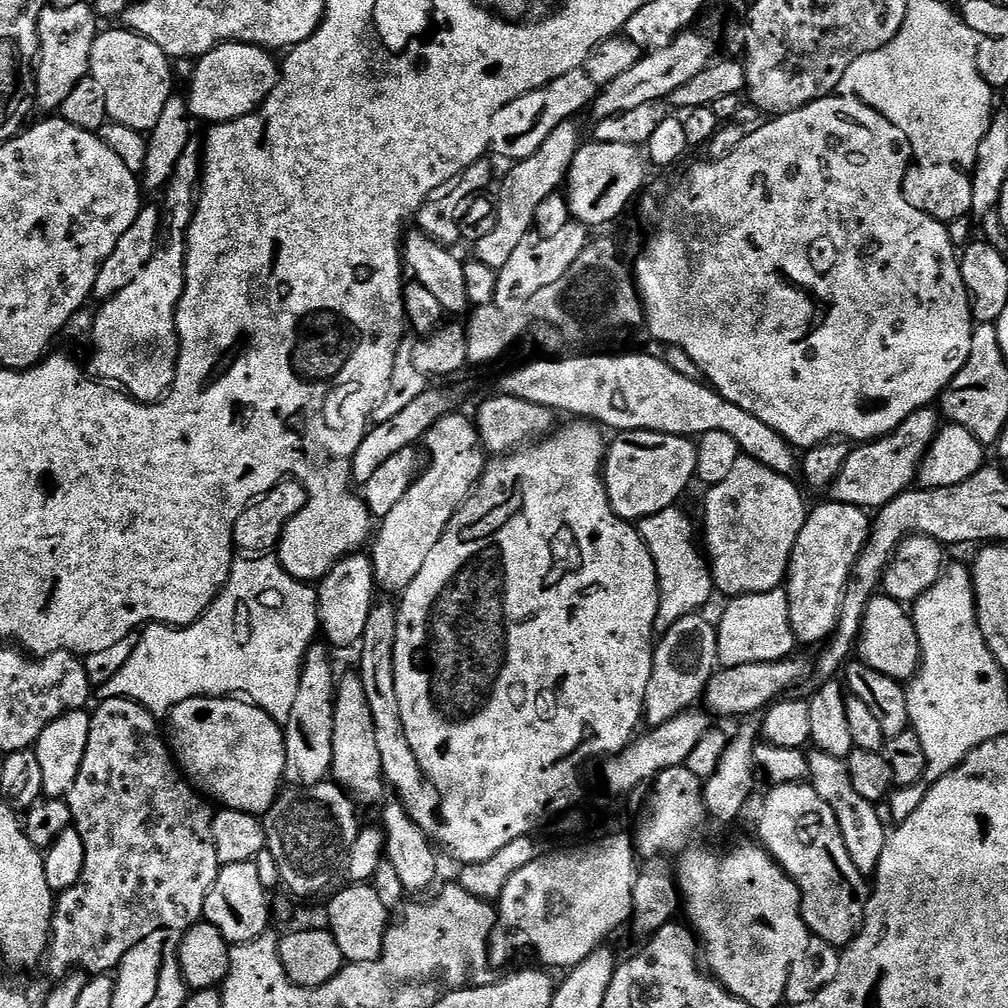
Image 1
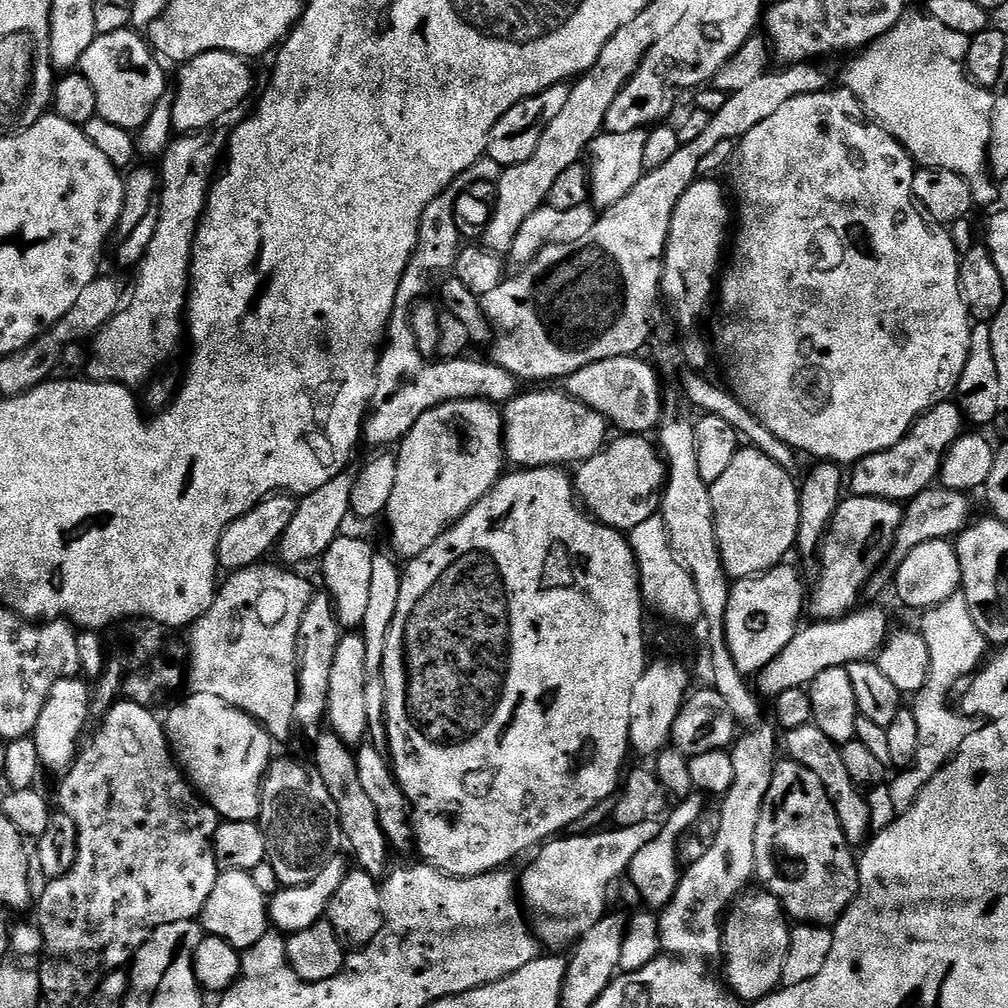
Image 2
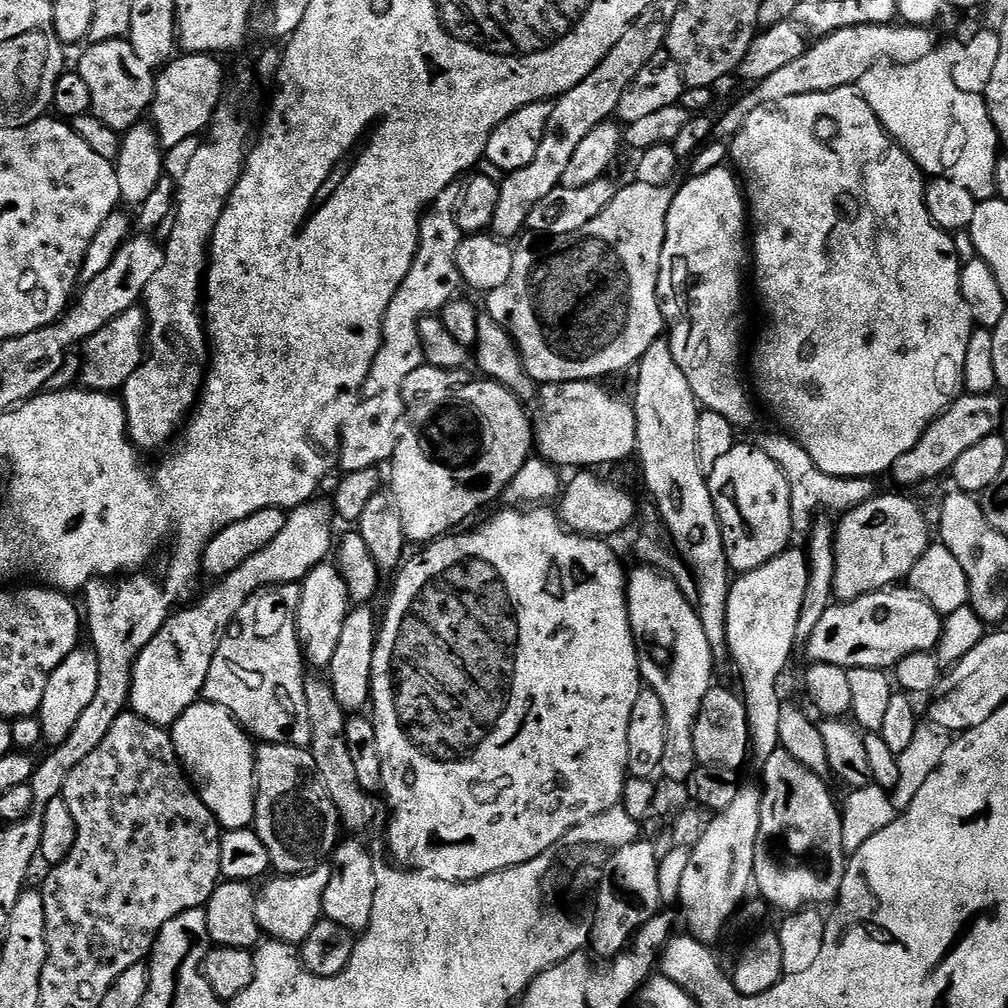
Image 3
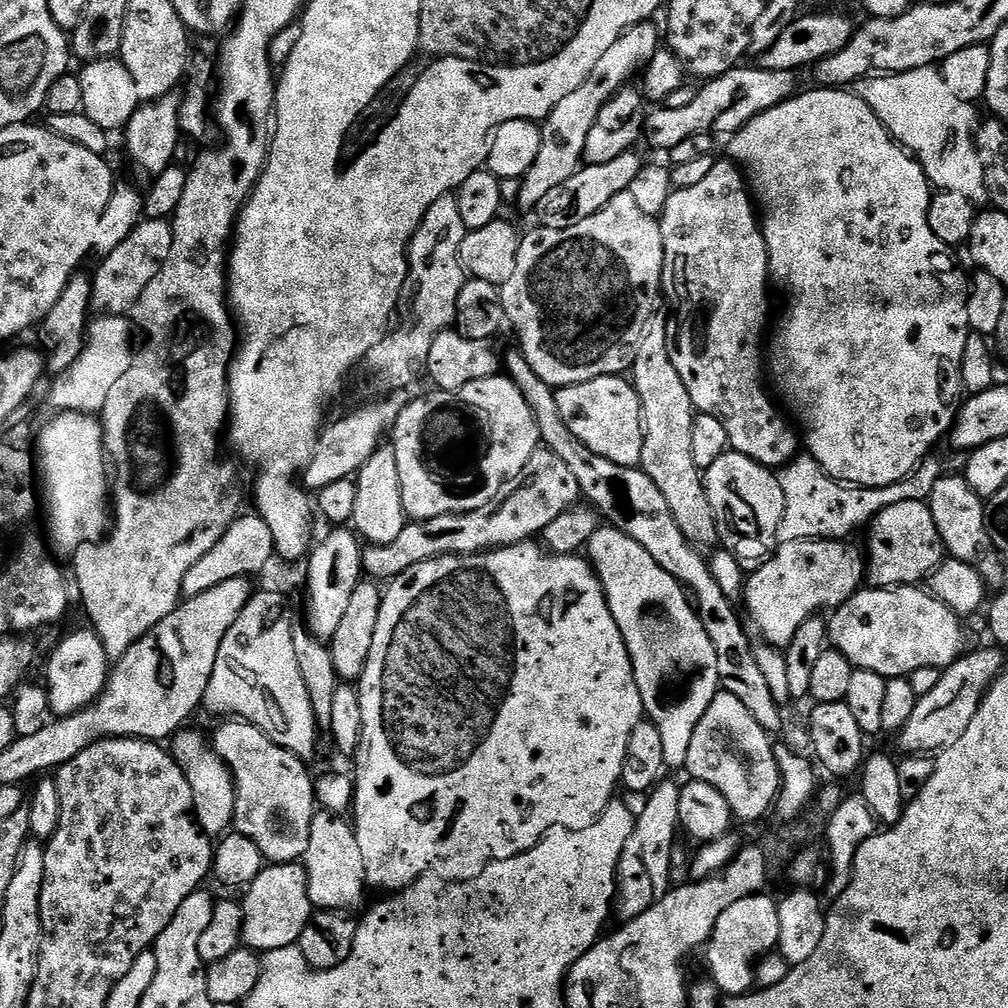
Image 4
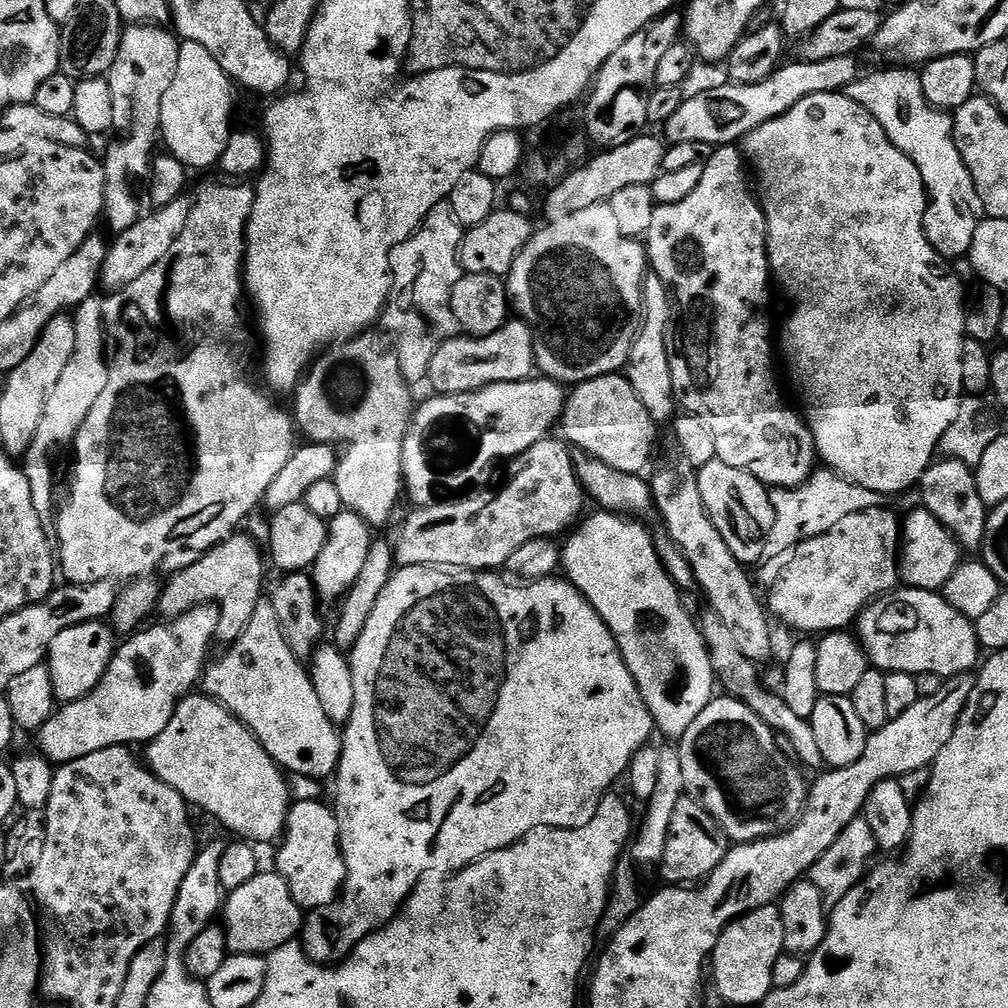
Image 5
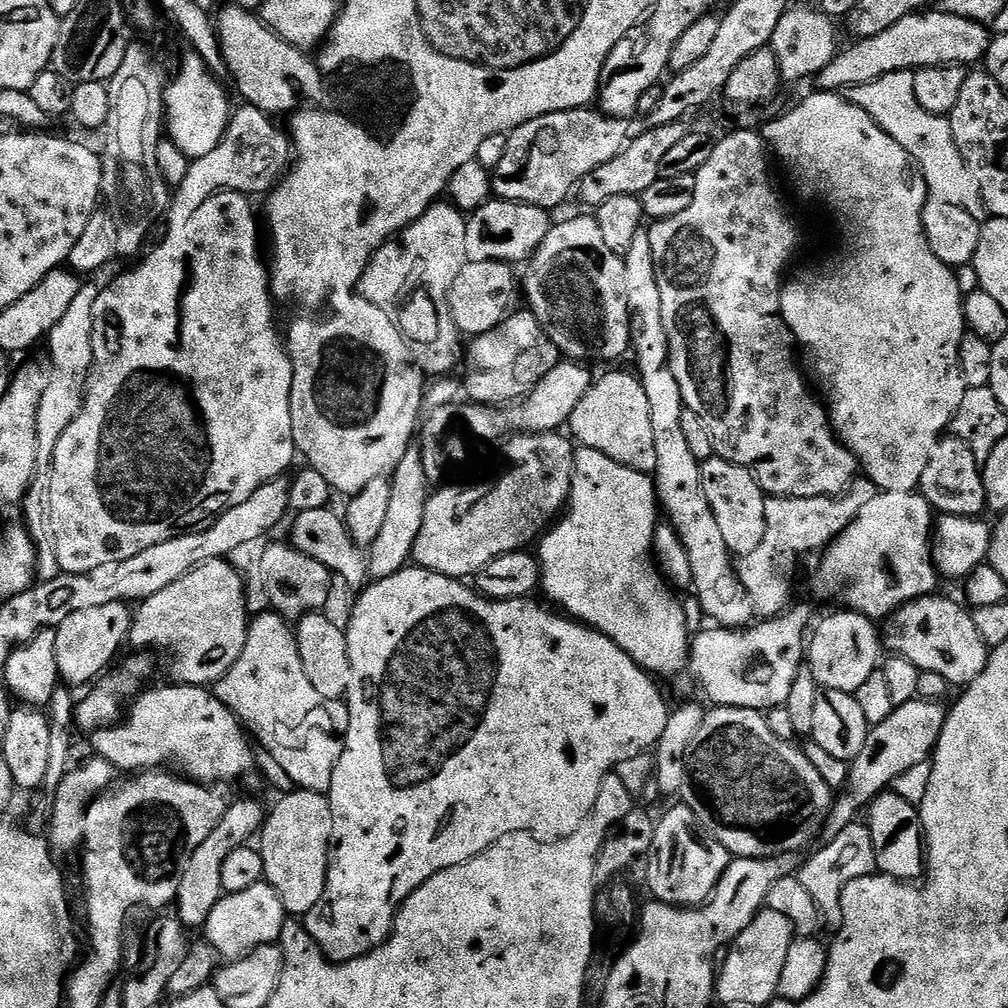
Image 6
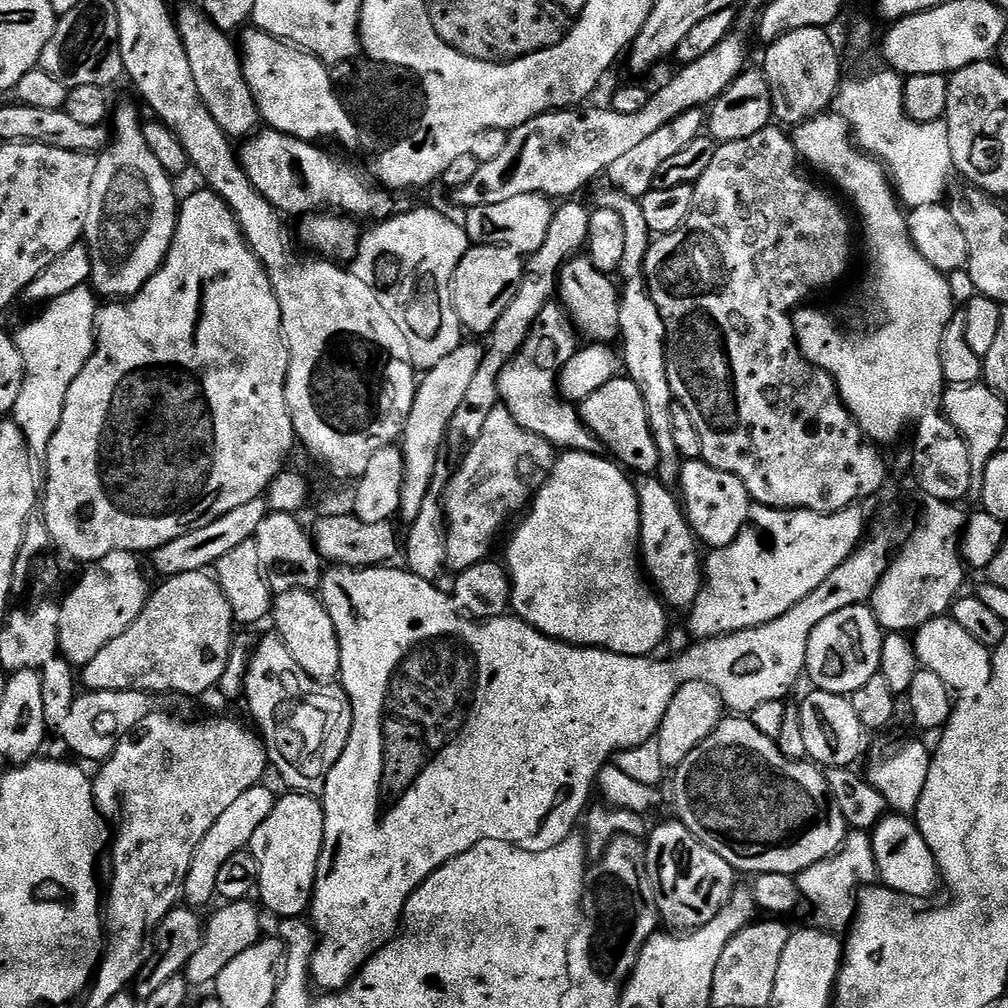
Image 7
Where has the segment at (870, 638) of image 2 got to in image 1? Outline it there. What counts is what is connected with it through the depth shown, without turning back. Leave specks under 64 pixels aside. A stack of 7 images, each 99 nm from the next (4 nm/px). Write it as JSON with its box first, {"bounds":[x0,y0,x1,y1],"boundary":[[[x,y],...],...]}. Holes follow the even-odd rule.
{"bounds":[702,658,804,718],"boundary":[[[789,658],[786,660],[775,660],[774,662],[754,662],[746,666],[730,666],[729,668],[721,667],[715,671],[704,687],[702,695],[703,703],[706,705],[709,713],[715,714],[717,712],[720,716],[744,716],[746,718],[750,712],[759,713],[767,709],[773,702],[781,699],[785,695],[784,692],[791,684],[796,684],[804,676],[804,664],[797,658]]]}

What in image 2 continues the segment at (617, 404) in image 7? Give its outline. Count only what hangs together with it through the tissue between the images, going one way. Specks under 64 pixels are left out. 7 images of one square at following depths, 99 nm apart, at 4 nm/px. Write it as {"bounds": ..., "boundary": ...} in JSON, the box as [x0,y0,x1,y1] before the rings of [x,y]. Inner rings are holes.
{"bounds":[502,390,610,470],"boundary":[[[563,390],[517,394],[503,405],[502,415],[506,460],[520,470],[579,465],[598,454],[609,439],[610,425],[604,416]]]}

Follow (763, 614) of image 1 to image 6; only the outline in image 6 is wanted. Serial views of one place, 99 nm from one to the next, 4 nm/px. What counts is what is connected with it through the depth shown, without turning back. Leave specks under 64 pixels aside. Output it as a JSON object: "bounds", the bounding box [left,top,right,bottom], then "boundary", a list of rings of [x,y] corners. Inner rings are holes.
{"bounds":[813,491,938,622],"boundary":[[[877,491],[858,510],[850,526],[823,549],[813,590],[824,600],[844,592],[848,603],[845,605],[873,622],[883,621],[903,604],[933,595],[938,581],[930,551],[933,523],[934,509],[919,491],[906,494]]]}

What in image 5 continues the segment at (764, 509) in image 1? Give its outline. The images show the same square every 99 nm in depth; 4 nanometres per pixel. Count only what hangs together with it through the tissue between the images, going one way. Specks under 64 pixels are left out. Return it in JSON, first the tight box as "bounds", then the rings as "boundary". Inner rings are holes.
{"bounds":[696,459,777,566],"boundary":[[[717,459],[698,469],[696,481],[704,509],[708,511],[714,526],[718,526],[718,534],[722,534],[726,546],[730,546],[730,554],[734,554],[734,558],[745,566],[758,563],[768,548],[772,528],[777,527],[769,489],[758,478],[754,478],[754,474],[726,466],[726,462]]]}

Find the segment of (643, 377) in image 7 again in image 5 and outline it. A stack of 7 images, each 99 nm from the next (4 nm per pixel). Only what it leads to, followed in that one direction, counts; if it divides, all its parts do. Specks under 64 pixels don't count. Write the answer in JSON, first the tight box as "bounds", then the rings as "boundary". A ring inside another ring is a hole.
{"bounds":[650,466,772,665],"boundary":[[[687,466],[681,468],[660,468],[650,476],[652,502],[655,511],[660,511],[664,519],[663,531],[682,550],[686,562],[690,562],[690,570],[694,570],[694,578],[699,591],[704,591],[708,599],[707,607],[726,622],[726,630],[734,634],[734,642],[738,650],[746,654],[753,664],[763,665],[763,660],[772,656],[772,628],[768,625],[769,613],[762,603],[762,596],[756,593],[752,580],[748,577],[749,569],[730,554],[730,546],[718,534],[718,526],[704,509],[702,494],[698,490],[697,473]]]}

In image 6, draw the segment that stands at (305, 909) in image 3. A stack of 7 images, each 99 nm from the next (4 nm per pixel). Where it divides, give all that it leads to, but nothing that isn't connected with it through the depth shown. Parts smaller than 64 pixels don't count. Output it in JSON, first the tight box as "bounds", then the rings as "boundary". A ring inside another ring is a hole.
{"bounds":[202,882,285,961],"boundary":[[[261,882],[246,890],[238,890],[238,894],[221,895],[214,910],[210,910],[210,918],[206,918],[202,926],[203,939],[219,959],[221,956],[221,961],[241,960],[262,946],[276,944],[282,934],[285,919],[282,900],[267,882]]]}

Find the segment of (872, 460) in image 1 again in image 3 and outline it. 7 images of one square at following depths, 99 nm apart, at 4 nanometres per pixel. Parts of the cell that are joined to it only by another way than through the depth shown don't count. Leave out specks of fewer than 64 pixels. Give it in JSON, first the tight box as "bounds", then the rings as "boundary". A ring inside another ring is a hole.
{"bounds":[890,394,1005,484],"boundary":[[[960,394],[951,406],[926,430],[924,437],[902,458],[894,462],[890,473],[900,484],[920,484],[923,480],[936,480],[940,475],[951,473],[954,462],[970,446],[982,442],[982,438],[997,435],[1001,420],[1005,419],[1004,404],[999,395]]]}

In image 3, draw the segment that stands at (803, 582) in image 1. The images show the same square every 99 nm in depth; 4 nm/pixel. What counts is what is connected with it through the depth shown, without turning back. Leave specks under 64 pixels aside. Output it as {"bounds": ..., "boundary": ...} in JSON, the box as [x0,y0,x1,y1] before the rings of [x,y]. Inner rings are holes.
{"bounds":[832,494,928,601],"boundary":[[[877,494],[843,513],[836,525],[836,565],[832,595],[837,601],[857,600],[871,592],[907,581],[914,562],[928,548],[928,520],[912,500]]]}

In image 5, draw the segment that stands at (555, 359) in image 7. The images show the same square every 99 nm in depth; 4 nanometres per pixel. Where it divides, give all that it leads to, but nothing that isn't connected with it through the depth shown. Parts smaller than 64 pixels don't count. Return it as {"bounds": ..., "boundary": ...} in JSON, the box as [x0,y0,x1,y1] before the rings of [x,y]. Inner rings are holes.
{"bounds":[426,318,536,396],"boundary":[[[519,318],[509,319],[494,334],[469,336],[456,334],[443,340],[430,358],[426,379],[432,383],[433,393],[445,396],[459,392],[473,392],[491,384],[526,380],[536,368],[536,355],[532,345],[532,332]]]}

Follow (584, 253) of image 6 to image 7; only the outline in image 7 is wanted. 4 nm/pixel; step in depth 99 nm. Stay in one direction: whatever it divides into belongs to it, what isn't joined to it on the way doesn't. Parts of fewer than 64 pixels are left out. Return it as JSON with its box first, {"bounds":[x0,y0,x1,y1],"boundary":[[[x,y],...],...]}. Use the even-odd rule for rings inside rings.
{"bounds":[558,254,621,344],"boundary":[[[577,254],[564,264],[558,276],[558,300],[568,319],[572,321],[573,329],[585,341],[598,344],[608,344],[615,341],[620,334],[619,308],[621,293],[617,285],[612,285],[613,277],[606,272],[600,272],[587,255]]]}

